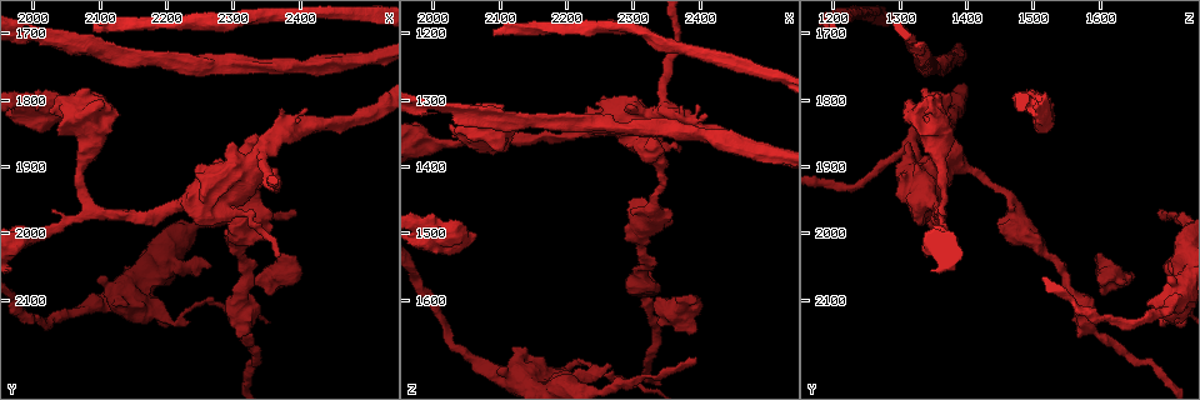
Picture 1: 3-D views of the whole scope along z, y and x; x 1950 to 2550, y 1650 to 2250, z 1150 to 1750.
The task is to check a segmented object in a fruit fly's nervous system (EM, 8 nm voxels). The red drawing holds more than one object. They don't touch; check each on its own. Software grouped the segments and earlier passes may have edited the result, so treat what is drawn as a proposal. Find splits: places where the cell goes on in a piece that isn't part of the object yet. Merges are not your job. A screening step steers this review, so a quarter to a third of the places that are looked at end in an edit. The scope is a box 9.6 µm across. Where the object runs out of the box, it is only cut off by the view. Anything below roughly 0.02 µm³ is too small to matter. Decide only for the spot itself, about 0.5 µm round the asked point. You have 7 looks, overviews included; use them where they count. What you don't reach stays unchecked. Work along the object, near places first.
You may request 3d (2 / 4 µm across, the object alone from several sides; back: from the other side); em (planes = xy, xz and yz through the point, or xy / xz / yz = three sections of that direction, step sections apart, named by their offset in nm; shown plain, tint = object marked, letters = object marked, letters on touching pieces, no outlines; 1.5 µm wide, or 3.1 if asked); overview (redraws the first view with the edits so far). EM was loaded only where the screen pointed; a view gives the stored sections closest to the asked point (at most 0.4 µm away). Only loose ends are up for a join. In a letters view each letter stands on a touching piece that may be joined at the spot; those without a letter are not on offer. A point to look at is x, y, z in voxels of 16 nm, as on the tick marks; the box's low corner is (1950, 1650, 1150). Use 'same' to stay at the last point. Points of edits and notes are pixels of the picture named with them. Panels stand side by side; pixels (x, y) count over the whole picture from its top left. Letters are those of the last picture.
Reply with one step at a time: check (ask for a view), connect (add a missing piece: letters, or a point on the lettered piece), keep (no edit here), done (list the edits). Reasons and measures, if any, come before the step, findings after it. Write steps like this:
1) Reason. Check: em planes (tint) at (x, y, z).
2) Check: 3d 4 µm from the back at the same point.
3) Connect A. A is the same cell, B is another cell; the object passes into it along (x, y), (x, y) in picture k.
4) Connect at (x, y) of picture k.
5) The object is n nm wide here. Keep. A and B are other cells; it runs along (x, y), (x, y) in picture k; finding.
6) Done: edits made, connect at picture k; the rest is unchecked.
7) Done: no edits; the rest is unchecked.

An open end. Check: 3d 2 µm at (2265, 2050, 1700).

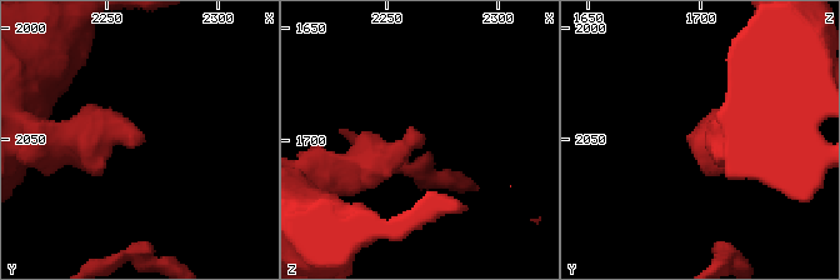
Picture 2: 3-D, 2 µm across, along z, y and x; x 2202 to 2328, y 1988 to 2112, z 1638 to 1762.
Check: em planes (letters) at (2265, 2050, 1698).

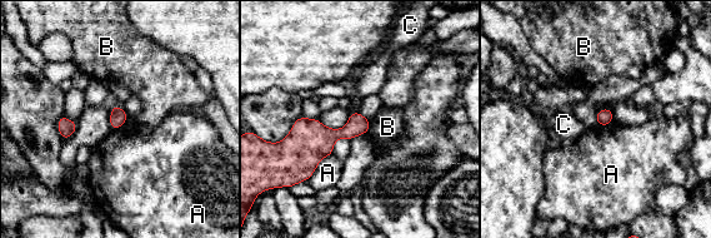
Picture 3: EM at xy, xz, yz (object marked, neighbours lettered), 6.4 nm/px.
The longest contact is with A, 240 nm. Keep. A, B and C are other cells; none of them fits.

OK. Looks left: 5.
Branch stops here. Check: 3d 2 µm at (2395, 2065, 1650).

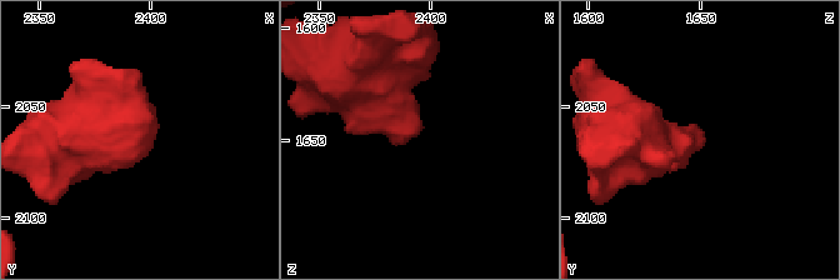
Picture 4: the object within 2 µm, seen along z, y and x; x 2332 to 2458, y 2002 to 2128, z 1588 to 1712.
Check: em planes (letters) at (2396, 2062, 1646).

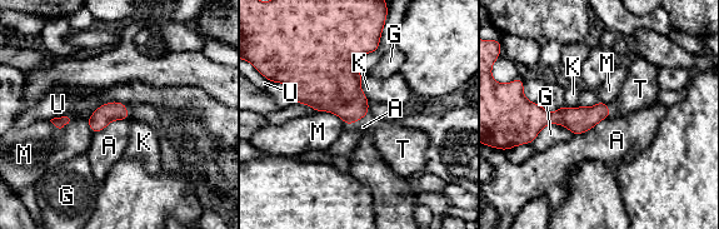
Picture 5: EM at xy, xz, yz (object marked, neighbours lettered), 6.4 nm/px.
Connect at (387, 138) of picture 5. T is the same cell, A, G, K, M and U are other cells; the object passes into it along (335, 89), (350, 124), (387, 138) in picture 5; it goes on there.

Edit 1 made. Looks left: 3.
Done: edits made, connect at picture 5; the rest is unchecked.

